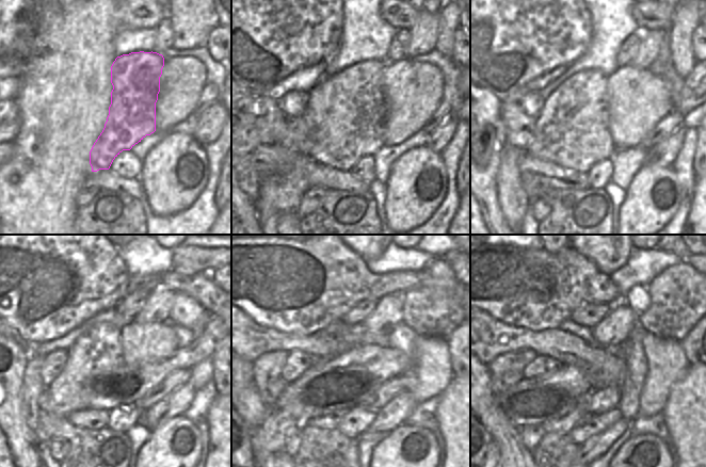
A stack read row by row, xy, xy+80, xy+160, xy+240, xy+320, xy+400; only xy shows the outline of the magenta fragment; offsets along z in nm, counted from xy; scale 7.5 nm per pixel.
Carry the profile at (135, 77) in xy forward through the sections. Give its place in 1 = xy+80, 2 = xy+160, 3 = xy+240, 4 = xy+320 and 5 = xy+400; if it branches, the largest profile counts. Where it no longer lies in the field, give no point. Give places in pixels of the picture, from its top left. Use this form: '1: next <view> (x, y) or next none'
1: next xy+80 (346, 112)
2: next xy+160 (572, 131)
3: next xy+240 (97, 352)
4: next xy+320 (270, 437)
5: next xy+400 (493, 451)

